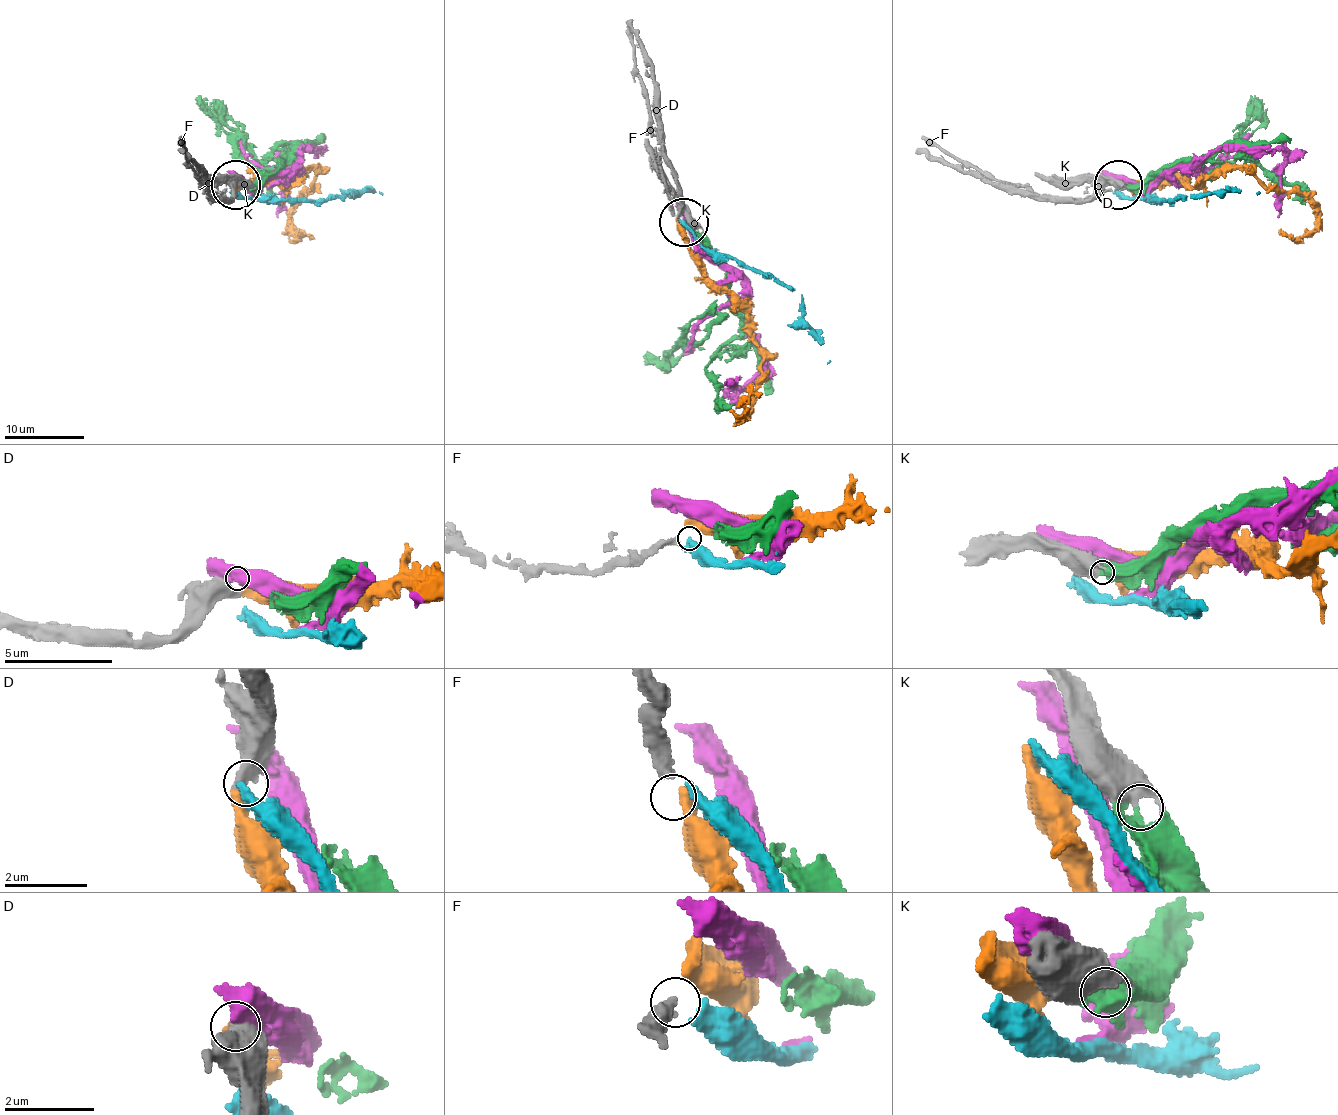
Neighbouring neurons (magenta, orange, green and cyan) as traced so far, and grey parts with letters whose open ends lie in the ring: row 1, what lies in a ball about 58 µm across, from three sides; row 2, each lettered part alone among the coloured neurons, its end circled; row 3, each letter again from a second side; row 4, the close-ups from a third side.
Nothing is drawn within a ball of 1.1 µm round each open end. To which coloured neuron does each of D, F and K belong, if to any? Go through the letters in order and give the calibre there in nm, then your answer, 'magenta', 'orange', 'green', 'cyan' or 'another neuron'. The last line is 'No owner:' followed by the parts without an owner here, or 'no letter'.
D: 650 nm thick; orange
F: 300 nm thick; cyan
K: 360 nm thick; green
No owner: no letter

